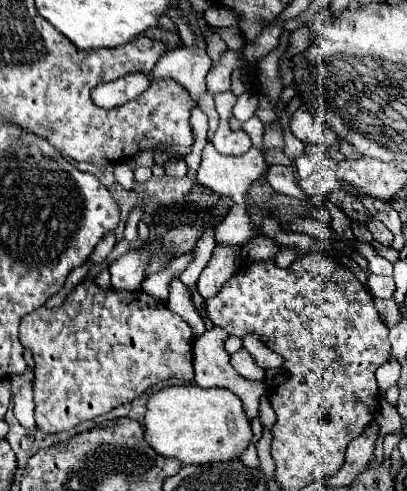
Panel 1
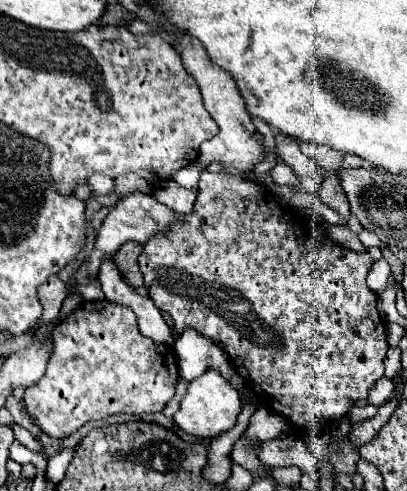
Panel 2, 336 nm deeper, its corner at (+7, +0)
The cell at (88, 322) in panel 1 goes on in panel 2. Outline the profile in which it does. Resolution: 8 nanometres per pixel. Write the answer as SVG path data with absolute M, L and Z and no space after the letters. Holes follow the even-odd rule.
M96 300L96 302L84 302L80 304L72 314L68 314L60 326L56 326L54 334L52 334L52 354L50 354L50 360L48 360L48 366L46 366L46 372L44 376L38 380L38 384L30 386L24 394L24 404L26 404L26 412L32 416L32 424L36 428L40 428L44 434L52 436L52 438L66 438L70 436L72 432L76 432L80 426L84 426L86 422L90 420L100 420L100 418L106 418L106 416L112 416L112 414L118 414L118 412L128 412L128 414L142 414L142 412L162 412L164 406L174 398L176 394L176 384L180 380L180 374L178 374L178 360L174 360L174 350L170 346L164 346L164 344L156 344L152 338L144 336L140 330L138 330L138 322L134 318L134 312L128 308L128 306L120 306L120 304L114 304L114 302L108 302L108 300ZM28 396L36 396L38 398L38 416L28 410Z

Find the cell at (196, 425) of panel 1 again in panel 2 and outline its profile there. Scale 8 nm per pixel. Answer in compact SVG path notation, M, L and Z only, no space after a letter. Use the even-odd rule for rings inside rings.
M212 370L188 384L188 392L180 402L180 410L174 414L174 422L186 434L198 438L214 438L230 430L236 424L238 414L240 414L240 394L230 386L230 382L220 372Z

